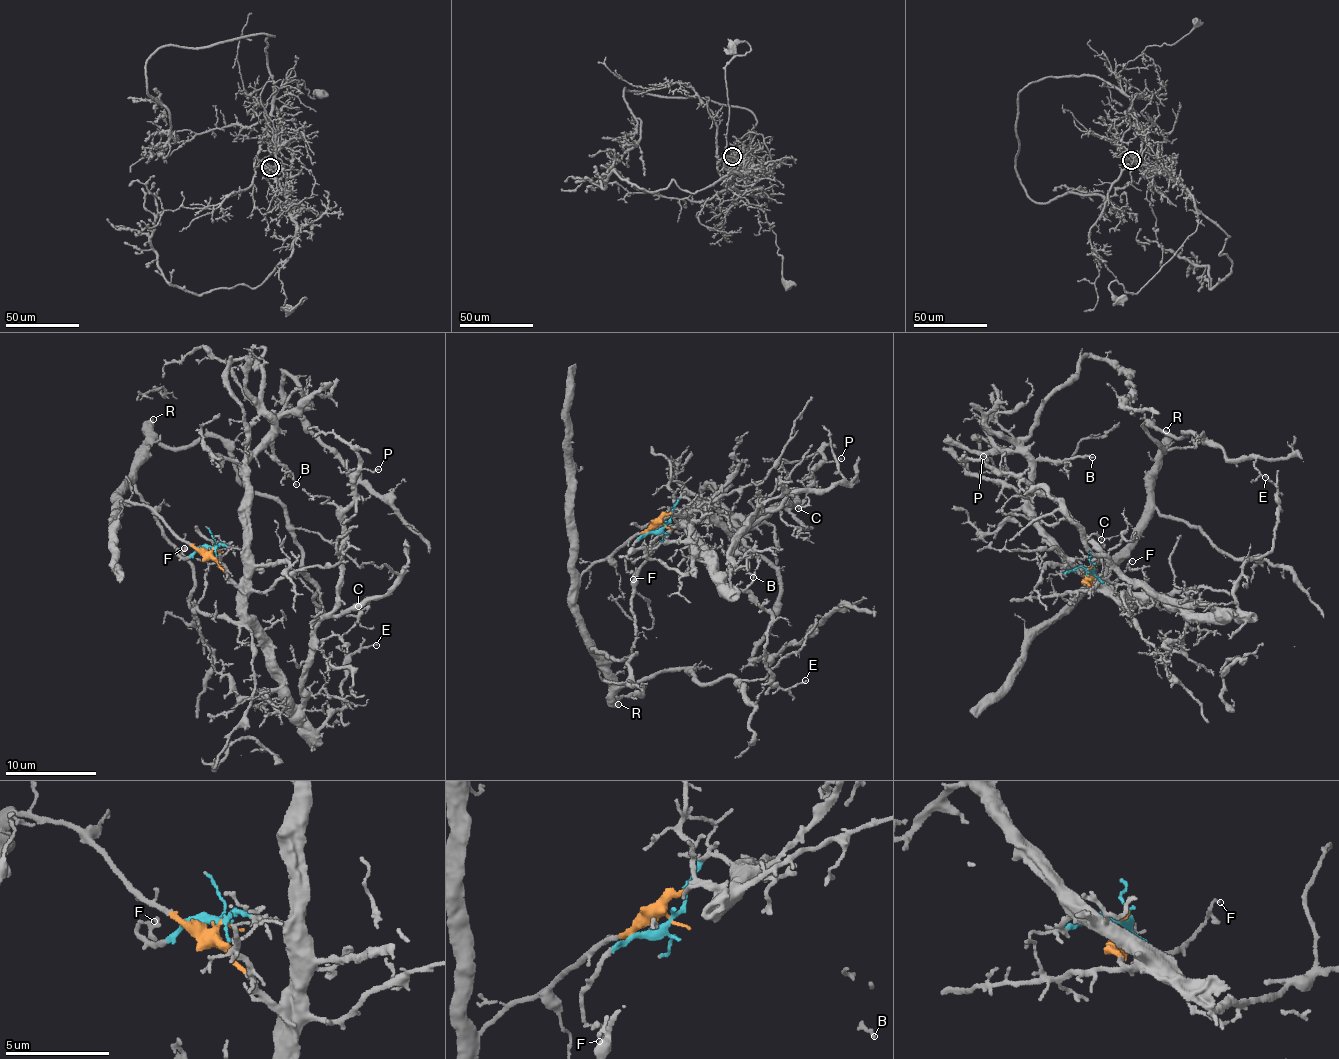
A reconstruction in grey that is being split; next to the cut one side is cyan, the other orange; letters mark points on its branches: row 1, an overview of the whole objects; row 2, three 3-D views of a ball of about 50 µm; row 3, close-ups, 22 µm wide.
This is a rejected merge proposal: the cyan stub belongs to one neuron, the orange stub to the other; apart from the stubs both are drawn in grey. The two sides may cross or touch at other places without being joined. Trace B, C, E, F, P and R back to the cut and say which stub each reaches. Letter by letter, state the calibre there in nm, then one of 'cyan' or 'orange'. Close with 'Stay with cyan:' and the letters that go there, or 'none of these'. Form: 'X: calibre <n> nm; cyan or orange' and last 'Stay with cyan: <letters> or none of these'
B: calibre 130 nm; cyan
C: calibre 130 nm; cyan
E: calibre 130 nm; cyan
F: calibre 90 nm; cyan
P: calibre 120 nm; cyan
R: calibre 440 nm; orange
Stay with cyan: B, C, E, F, P

